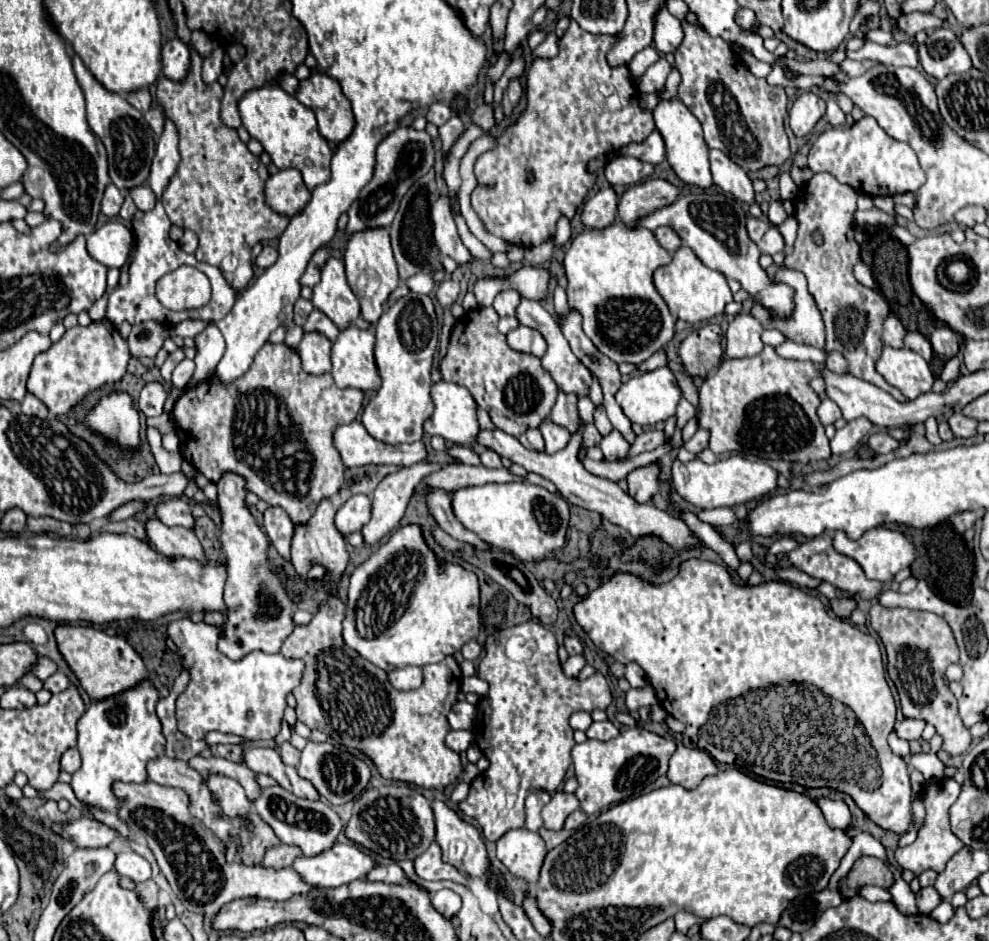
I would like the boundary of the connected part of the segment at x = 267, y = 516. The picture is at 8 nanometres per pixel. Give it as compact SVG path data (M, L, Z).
M268 507L264 511L264 531L270 537L270 543L276 551L290 561L290 541L294 535L294 523L290 521L288 513L280 507Z

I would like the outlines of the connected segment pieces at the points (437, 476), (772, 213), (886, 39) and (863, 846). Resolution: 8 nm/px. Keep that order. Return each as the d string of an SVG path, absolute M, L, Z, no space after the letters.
M448 465L440 471L430 473L428 477L424 477L420 481L420 485L416 487L416 495L424 495L424 487L440 487L442 491L458 491L464 487L476 487L476 485L484 485L484 483L508 483L508 481L516 481L520 477L512 475L506 467L500 469L486 469L486 467L470 467L470 465Z
M776 199L770 203L770 209L768 209L768 219L772 225L780 225L784 219L788 217L788 213L784 211L784 199Z
M882 29L868 31L868 33L866 33L866 39L868 39L868 41L874 41L874 43L878 43L878 45L890 45L890 47L898 45L898 41L892 37L892 33L886 33L886 31L882 31Z
M852 823L848 825L846 835L852 839L852 845L850 845L848 853L844 855L844 859L842 859L842 863L840 863L840 867L838 867L838 871L832 875L832 879L830 879L830 889L836 889L836 887L838 887L838 881L850 871L852 863L854 863L856 859L860 859L860 855L874 855L874 857L886 861L884 847L882 847L880 841L876 841L872 835L858 831Z

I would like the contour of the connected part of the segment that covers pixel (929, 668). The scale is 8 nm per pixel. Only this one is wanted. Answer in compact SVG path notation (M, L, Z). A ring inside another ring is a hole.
M874 605L870 609L870 625L880 635L886 655L888 655L888 675L894 681L900 707L904 717L924 719L936 727L936 731L944 737L944 749L952 755L964 753L970 743L970 731L958 717L956 699L948 689L948 681L944 677L946 667L958 663L958 647L948 623L936 615L926 611L912 609L886 609L882 605Z

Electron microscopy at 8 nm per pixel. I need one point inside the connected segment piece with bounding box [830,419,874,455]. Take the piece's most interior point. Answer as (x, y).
(845, 440)

